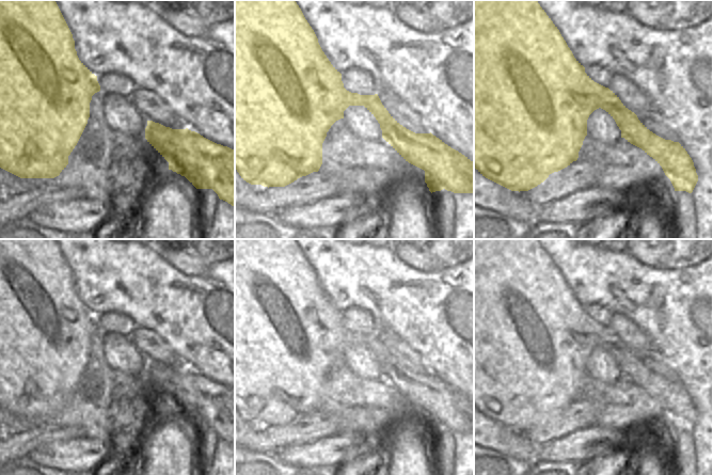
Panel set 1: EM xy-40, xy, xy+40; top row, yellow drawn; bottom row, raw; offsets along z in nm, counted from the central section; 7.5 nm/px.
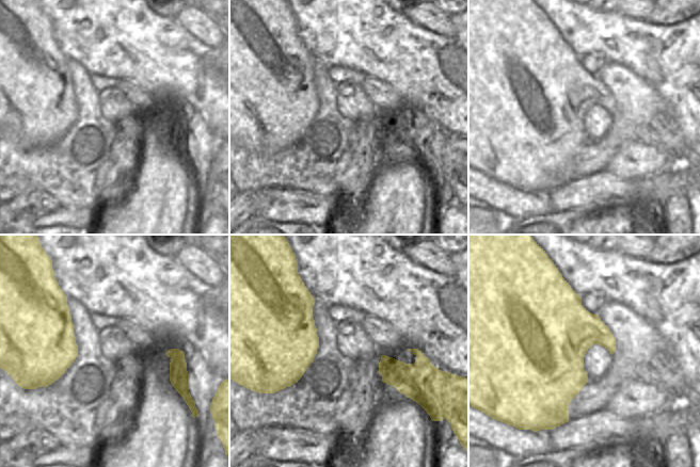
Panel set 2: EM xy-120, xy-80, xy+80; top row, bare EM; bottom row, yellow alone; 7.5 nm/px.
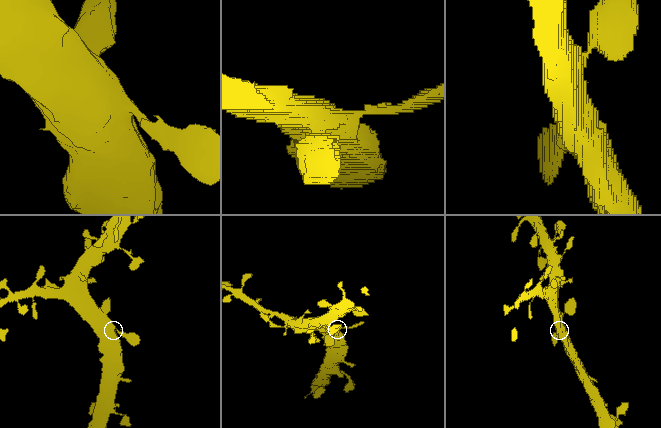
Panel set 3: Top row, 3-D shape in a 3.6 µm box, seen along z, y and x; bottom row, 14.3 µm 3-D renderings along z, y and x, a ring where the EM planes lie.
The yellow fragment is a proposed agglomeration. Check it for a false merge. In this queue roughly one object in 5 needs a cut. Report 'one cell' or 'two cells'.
one cell

